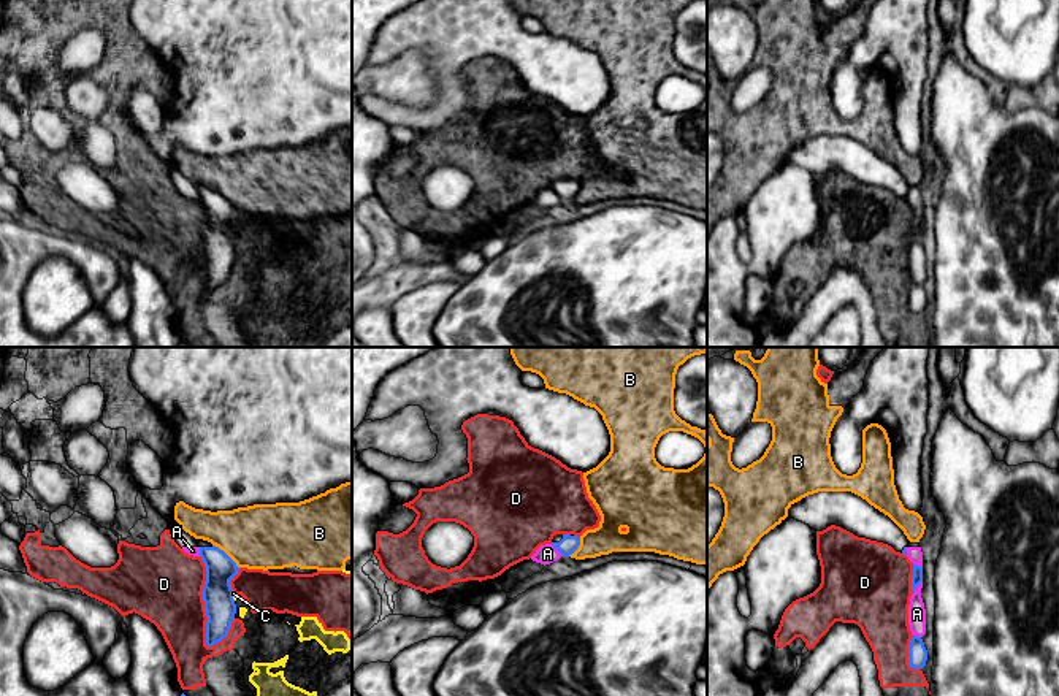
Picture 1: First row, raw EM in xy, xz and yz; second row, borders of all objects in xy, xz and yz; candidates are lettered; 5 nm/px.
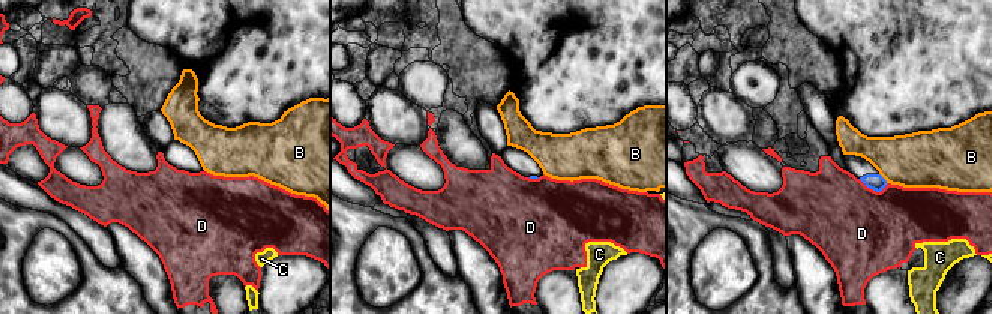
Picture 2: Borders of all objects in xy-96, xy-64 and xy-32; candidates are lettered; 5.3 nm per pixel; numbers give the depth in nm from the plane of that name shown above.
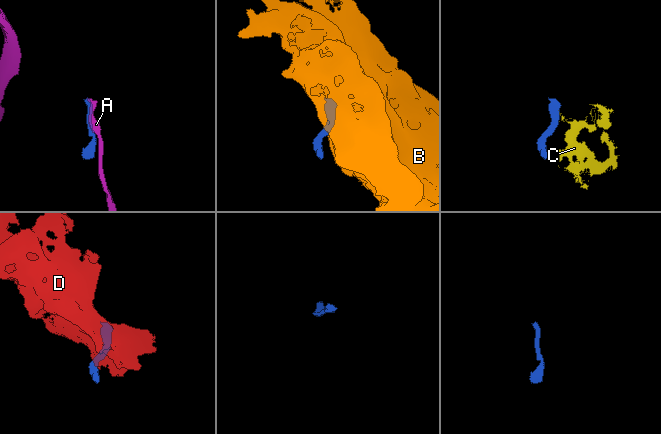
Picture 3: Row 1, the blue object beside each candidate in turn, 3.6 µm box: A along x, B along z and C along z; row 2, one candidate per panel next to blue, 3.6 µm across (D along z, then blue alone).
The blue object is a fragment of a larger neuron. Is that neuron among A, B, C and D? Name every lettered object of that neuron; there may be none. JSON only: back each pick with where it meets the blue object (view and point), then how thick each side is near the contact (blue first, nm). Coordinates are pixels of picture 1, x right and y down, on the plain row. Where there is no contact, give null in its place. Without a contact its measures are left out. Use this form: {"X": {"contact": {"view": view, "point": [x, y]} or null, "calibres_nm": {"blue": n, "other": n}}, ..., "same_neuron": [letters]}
{"same_neuron": []}

